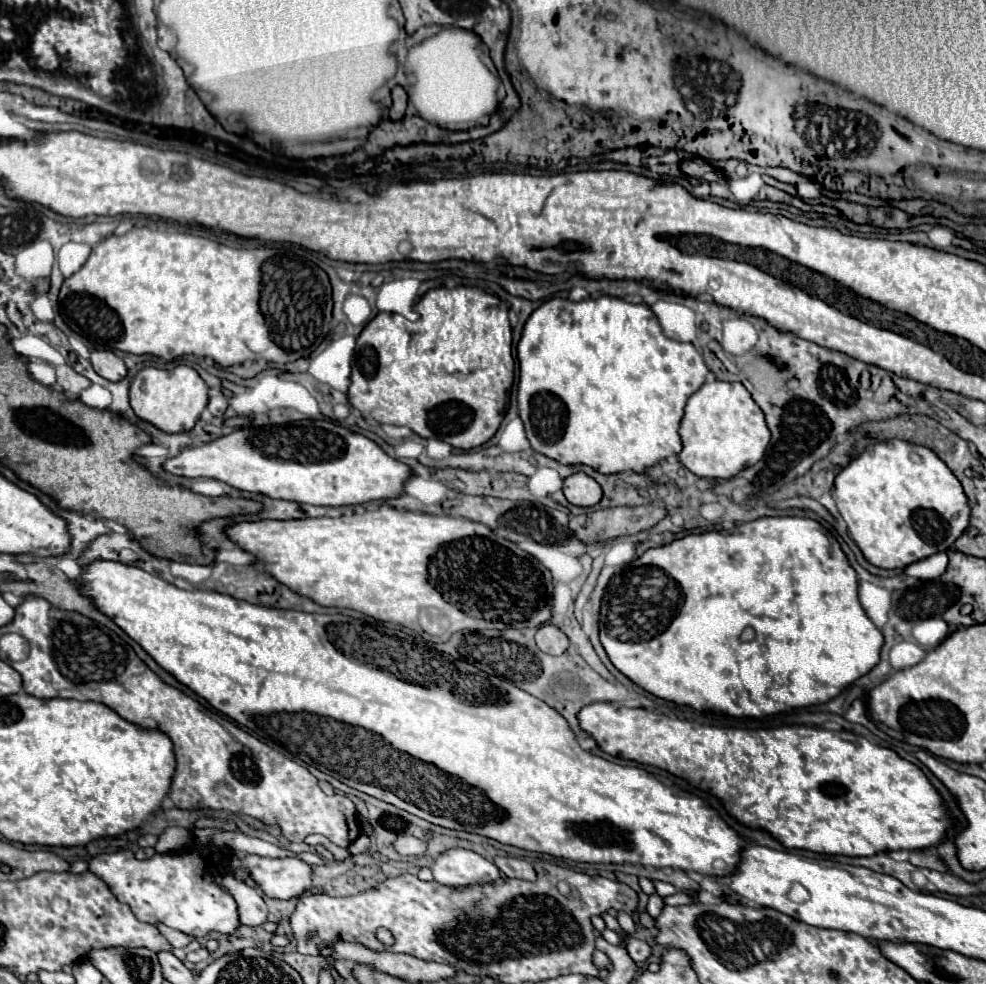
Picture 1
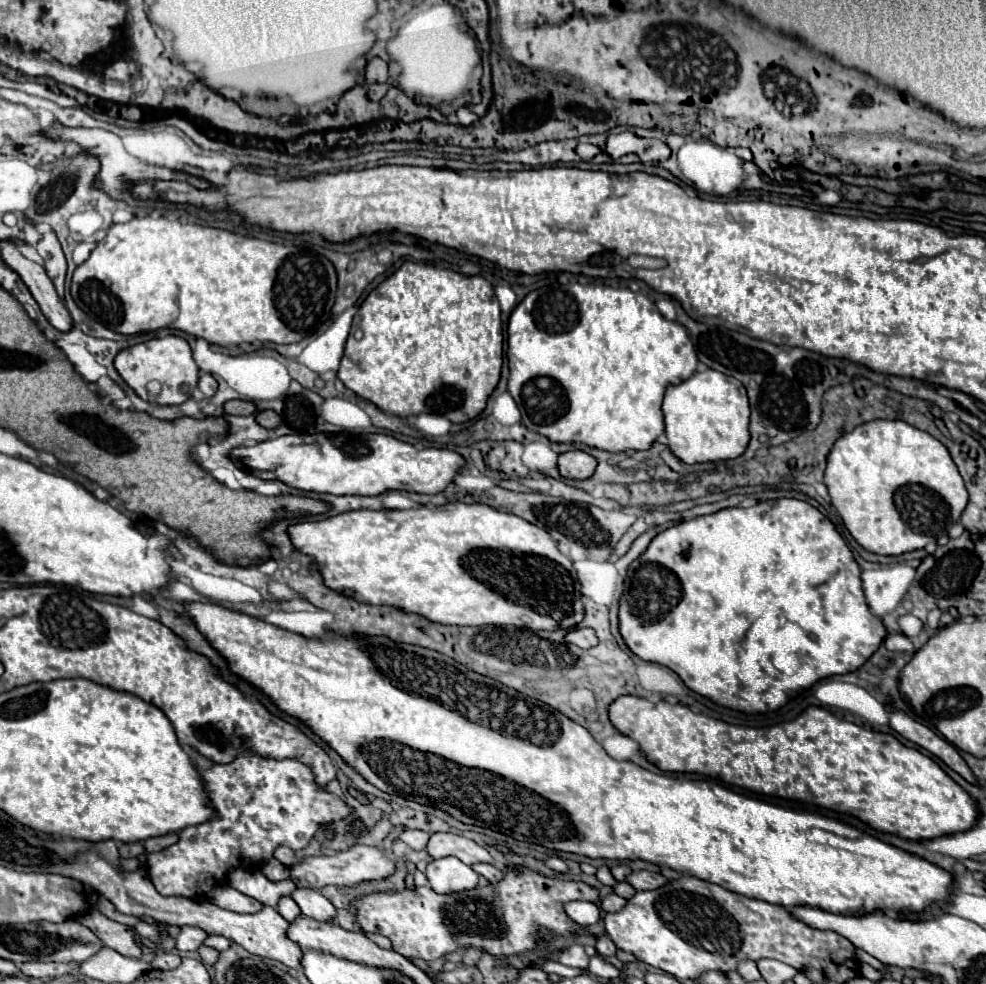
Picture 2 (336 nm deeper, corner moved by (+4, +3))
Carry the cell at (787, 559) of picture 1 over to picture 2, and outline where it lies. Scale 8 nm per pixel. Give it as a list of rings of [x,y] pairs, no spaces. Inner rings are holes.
[[[799,499],[761,501],[759,505],[747,507],[747,509],[729,507],[713,515],[703,515],[691,521],[681,521],[661,531],[649,543],[647,551],[639,559],[635,559],[627,571],[625,593],[619,605],[619,629],[621,629],[625,643],[637,657],[669,667],[683,679],[683,683],[691,691],[723,707],[731,707],[731,709],[745,711],[745,713],[765,713],[765,711],[779,709],[791,697],[799,695],[801,691],[815,685],[817,681],[827,679],[831,675],[843,675],[843,673],[851,673],[859,669],[879,649],[883,637],[887,635],[881,619],[875,617],[867,607],[867,601],[861,589],[861,569],[857,561],[853,559],[851,549],[845,545],[835,525],[823,513],[819,513],[813,505],[799,501]]]

